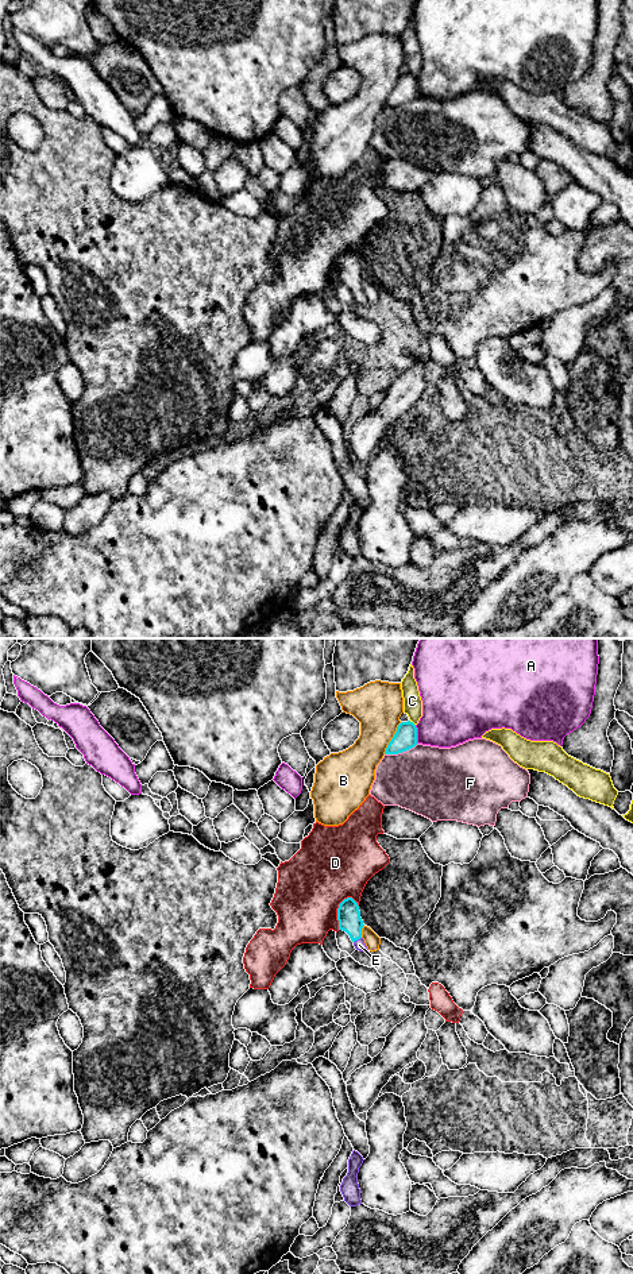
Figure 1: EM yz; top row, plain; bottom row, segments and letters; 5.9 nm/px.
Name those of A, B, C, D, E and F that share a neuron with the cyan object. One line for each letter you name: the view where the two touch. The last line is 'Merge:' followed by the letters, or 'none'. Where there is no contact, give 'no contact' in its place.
E: meets cyan in yz
Merge: E

